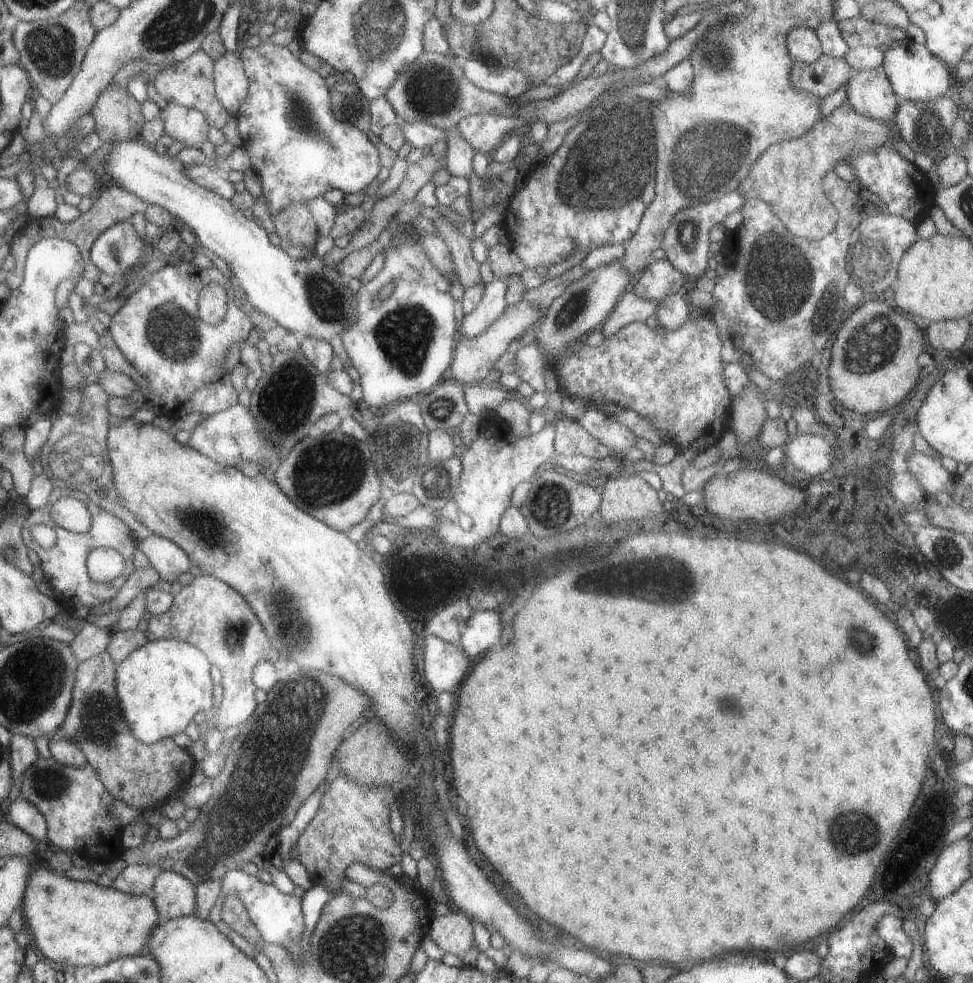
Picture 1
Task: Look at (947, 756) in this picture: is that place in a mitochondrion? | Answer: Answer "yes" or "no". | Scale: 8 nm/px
no

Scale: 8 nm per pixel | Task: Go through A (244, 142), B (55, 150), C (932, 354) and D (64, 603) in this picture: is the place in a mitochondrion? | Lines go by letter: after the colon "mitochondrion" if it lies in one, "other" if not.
A: other
B: other
C: other
D: other

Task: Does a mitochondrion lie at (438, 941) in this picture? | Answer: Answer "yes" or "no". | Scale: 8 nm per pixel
no

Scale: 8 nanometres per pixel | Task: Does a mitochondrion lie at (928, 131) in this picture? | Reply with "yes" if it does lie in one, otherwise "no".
yes

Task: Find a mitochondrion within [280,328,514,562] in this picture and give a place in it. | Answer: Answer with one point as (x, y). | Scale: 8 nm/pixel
(327, 473)

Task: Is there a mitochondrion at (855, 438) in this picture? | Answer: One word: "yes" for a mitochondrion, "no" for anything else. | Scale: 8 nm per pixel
no

